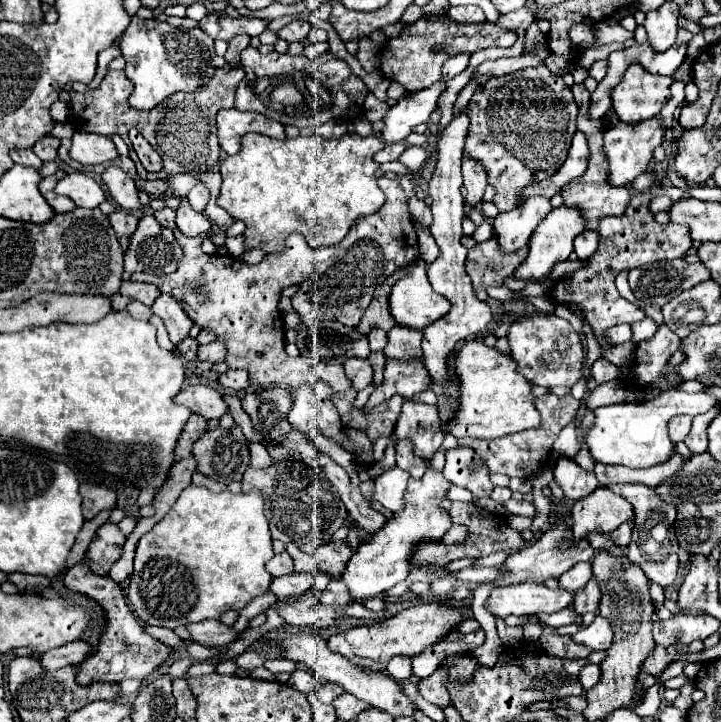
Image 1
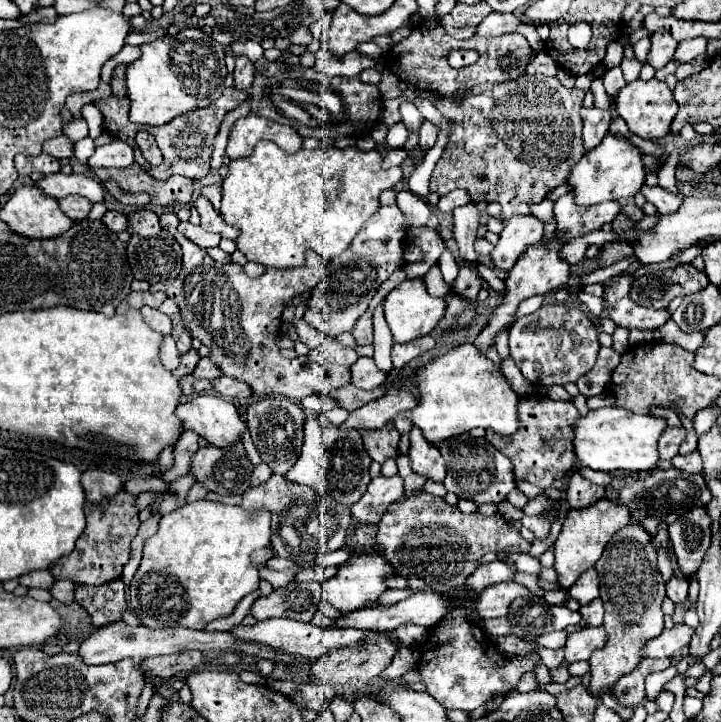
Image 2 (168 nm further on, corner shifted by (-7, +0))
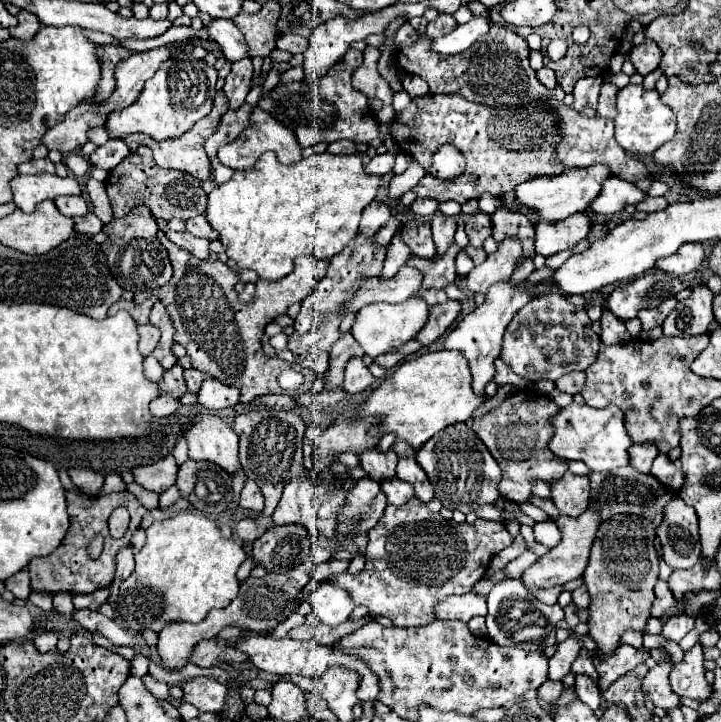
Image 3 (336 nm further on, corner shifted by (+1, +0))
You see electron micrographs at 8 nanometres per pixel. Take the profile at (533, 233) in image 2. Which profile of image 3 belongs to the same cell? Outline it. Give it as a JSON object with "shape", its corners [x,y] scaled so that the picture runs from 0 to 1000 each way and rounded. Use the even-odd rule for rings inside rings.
{"shape":[[[699,331],[699,337],[693,337],[691,348],[685,353],[680,353],[669,367],[657,370],[649,384],[646,384],[646,395],[652,400],[652,406],[674,406],[685,392],[699,392],[707,386],[718,359],[724,353],[724,339],[718,331]]]}

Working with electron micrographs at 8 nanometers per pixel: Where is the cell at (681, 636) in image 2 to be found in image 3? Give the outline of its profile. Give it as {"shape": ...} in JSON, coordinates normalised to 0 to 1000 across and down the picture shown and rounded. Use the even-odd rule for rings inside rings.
{"shape":[[[860,893],[849,907],[840,907],[832,913],[832,904],[824,907],[824,927],[829,932],[829,954],[838,960],[846,946],[852,946],[857,938],[877,929],[882,921],[893,918],[902,907],[896,902],[885,902],[877,893]]]}

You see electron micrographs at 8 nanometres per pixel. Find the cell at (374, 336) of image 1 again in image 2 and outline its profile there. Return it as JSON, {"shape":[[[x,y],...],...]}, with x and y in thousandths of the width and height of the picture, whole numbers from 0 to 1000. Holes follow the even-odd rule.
{"shape":[[[530,420],[519,431],[519,475],[516,478],[519,478],[521,506],[527,508],[527,514],[541,517],[546,511],[544,503],[541,503],[541,483],[546,478],[546,470],[544,470],[544,458],[535,450]]]}

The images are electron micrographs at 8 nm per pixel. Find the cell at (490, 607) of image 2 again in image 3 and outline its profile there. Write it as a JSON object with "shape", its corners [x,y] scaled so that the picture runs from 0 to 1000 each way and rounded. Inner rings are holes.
{"shape":[[[646,821],[646,824],[624,824],[621,830],[610,832],[605,838],[602,846],[605,857],[621,860],[621,857],[632,857],[632,860],[652,860],[652,855],[660,852],[674,852],[674,830],[660,824],[660,821]]]}

